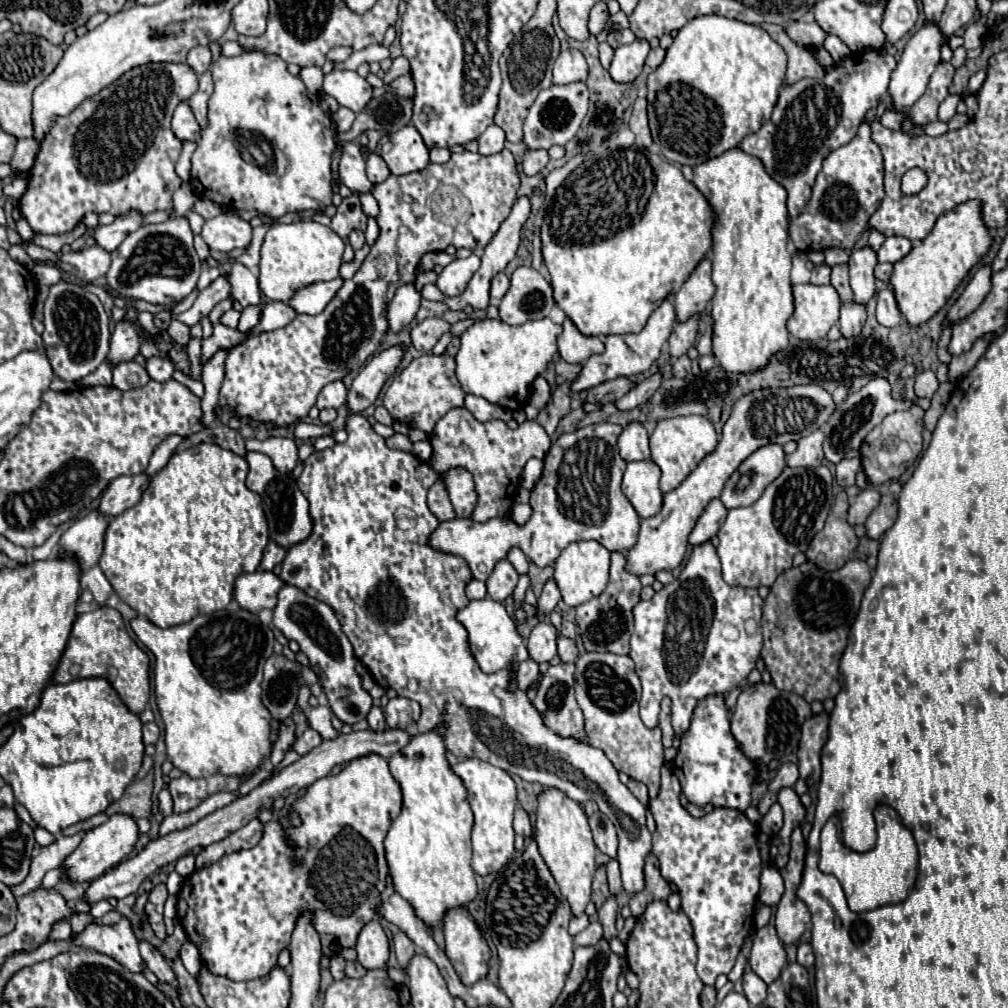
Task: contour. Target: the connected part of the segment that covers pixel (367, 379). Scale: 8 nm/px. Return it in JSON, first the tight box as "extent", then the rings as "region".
{"extent":[347,344,405,414],"region":[[[395,344],[387,350],[377,352],[361,368],[361,372],[353,380],[353,384],[349,388],[349,396],[347,396],[347,406],[351,408],[351,412],[359,414],[377,400],[377,396],[381,392],[381,386],[397,370],[403,354],[405,354],[405,348],[401,344]]]}

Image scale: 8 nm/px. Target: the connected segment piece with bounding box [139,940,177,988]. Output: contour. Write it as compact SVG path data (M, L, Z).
M141 940L139 942L139 950L141 950L141 958L145 962L145 966L159 978L159 980L165 980L169 984L173 984L173 988L177 988L177 980L175 980L175 974L171 970L171 966L167 964L167 960L157 952L157 948L153 944L149 944L147 940Z

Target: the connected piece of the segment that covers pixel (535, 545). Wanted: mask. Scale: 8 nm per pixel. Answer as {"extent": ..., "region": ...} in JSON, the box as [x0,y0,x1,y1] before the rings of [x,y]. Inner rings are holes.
{"extent":[429,422,639,580],"region":[[[601,422],[559,436],[545,456],[543,476],[531,490],[533,514],[525,526],[513,520],[493,518],[485,524],[475,520],[447,520],[429,536],[431,548],[461,556],[473,578],[487,580],[499,560],[513,546],[519,546],[537,566],[551,566],[567,544],[575,540],[597,540],[611,552],[627,552],[635,546],[639,532],[639,516],[627,496],[621,492],[621,476],[625,460],[619,456],[617,436],[621,426]]]}

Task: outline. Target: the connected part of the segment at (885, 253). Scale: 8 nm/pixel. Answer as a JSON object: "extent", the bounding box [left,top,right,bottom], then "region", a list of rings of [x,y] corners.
{"extent":[877,236,911,262],"region":[[[891,236],[883,242],[883,246],[877,250],[877,260],[879,262],[899,262],[907,252],[911,250],[911,242],[903,236]]]}

